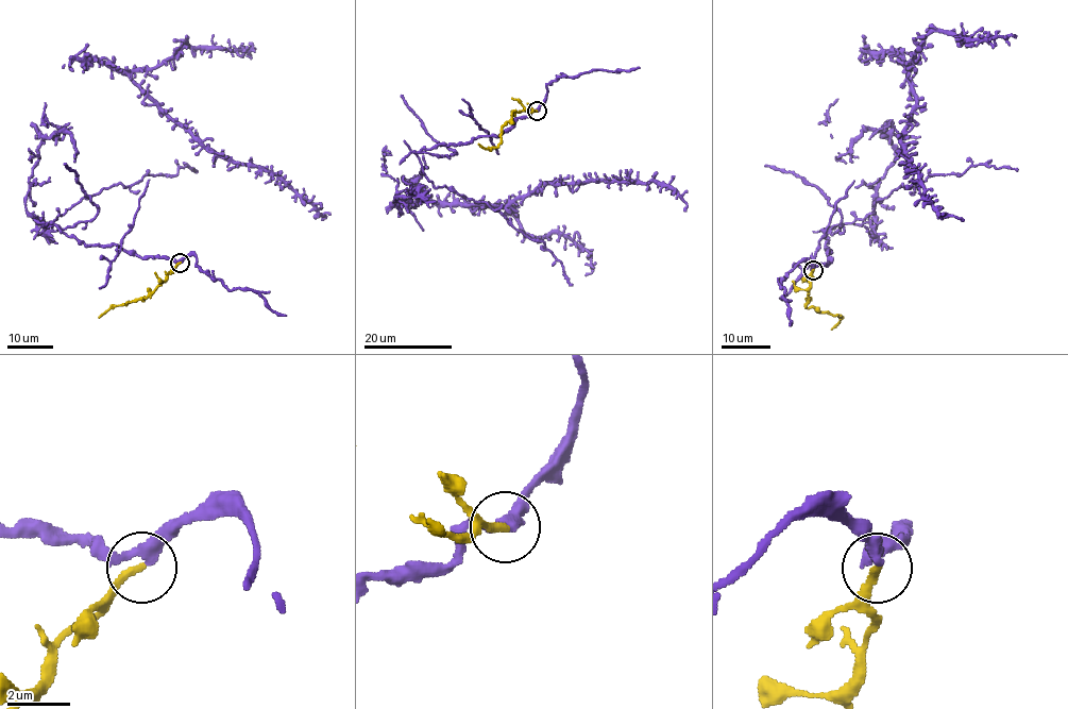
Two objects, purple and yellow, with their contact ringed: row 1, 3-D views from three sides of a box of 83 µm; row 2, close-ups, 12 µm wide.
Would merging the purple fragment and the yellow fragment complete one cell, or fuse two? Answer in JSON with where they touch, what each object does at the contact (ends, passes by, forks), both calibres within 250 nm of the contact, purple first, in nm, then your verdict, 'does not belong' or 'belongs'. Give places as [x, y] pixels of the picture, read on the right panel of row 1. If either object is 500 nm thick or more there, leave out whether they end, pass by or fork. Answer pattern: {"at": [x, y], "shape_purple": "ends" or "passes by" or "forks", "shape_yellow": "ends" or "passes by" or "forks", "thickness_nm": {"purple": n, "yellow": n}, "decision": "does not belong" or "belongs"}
{"at": [813, 270], "shape_purple": "passes by", "shape_yellow": "ends", "thickness_nm": {"purple": 300, "yellow": 240}, "decision": "does not belong"}

